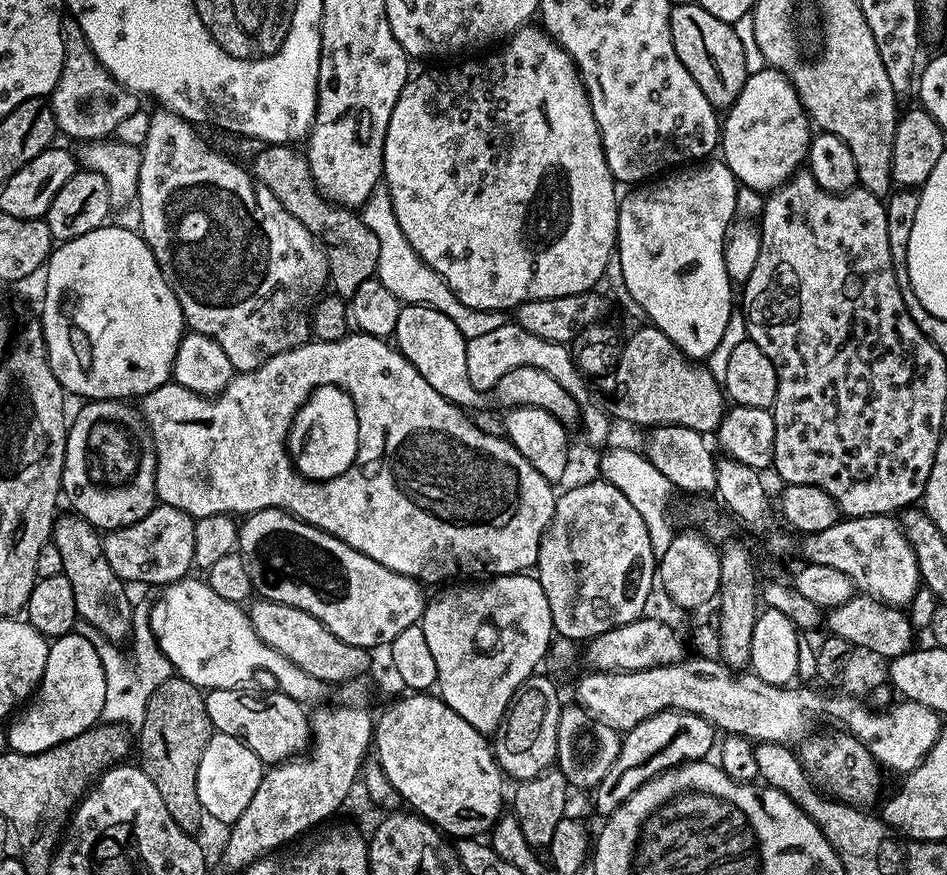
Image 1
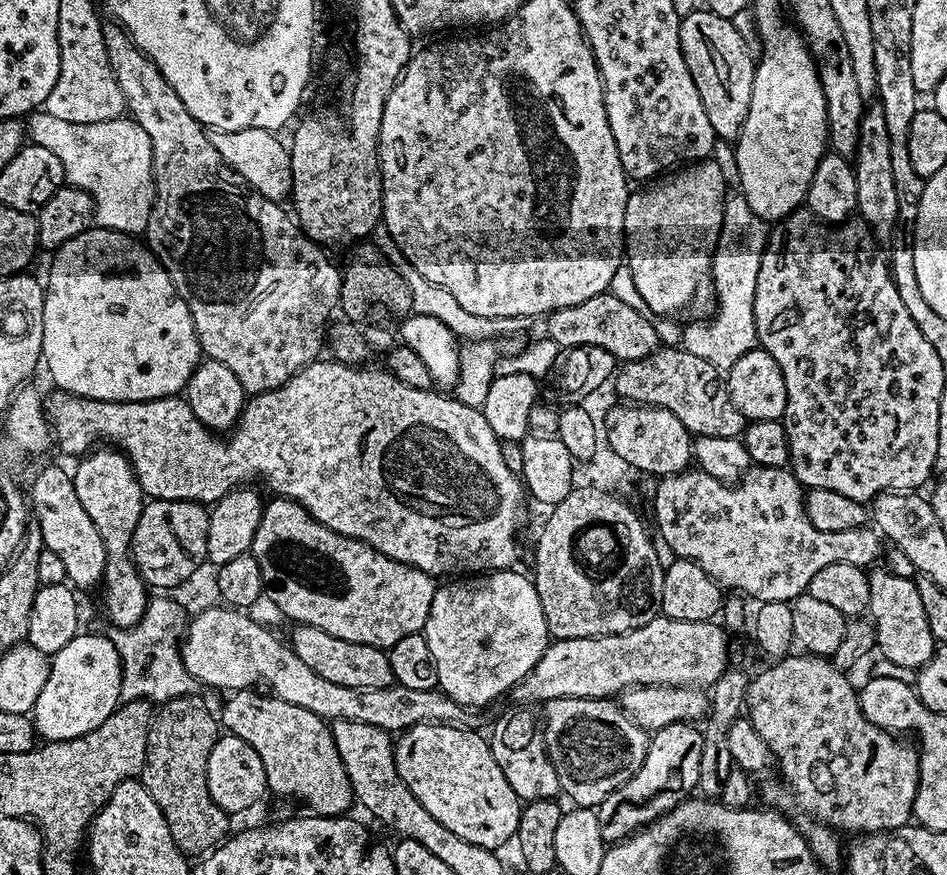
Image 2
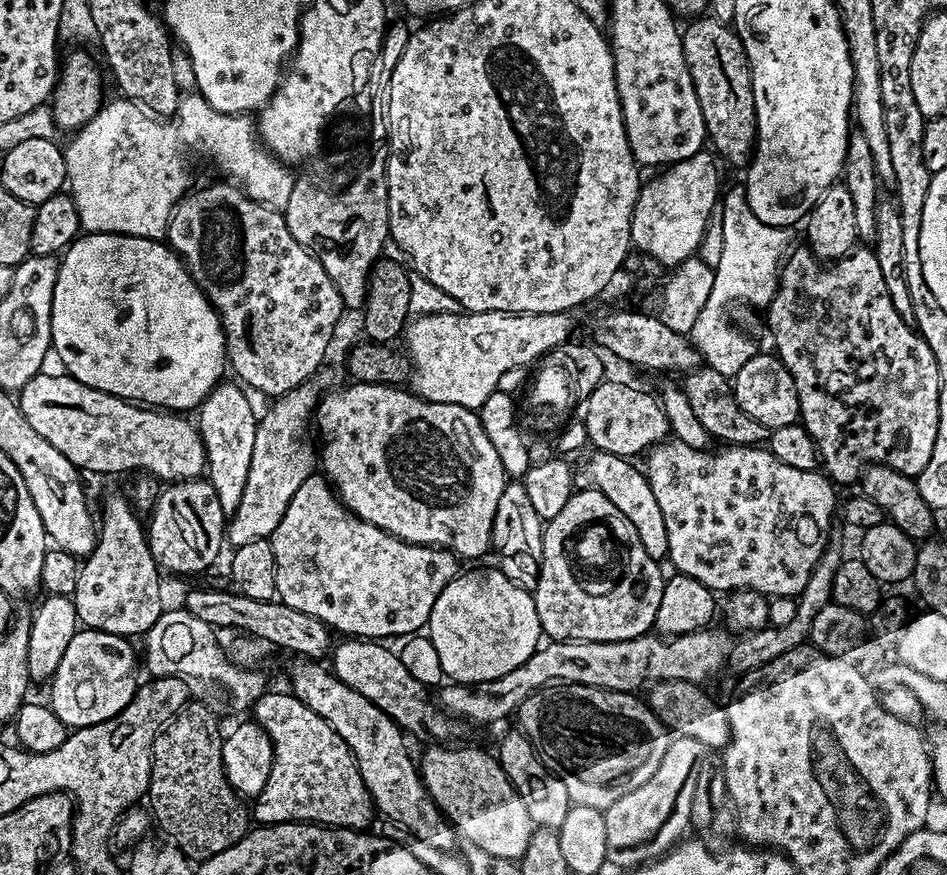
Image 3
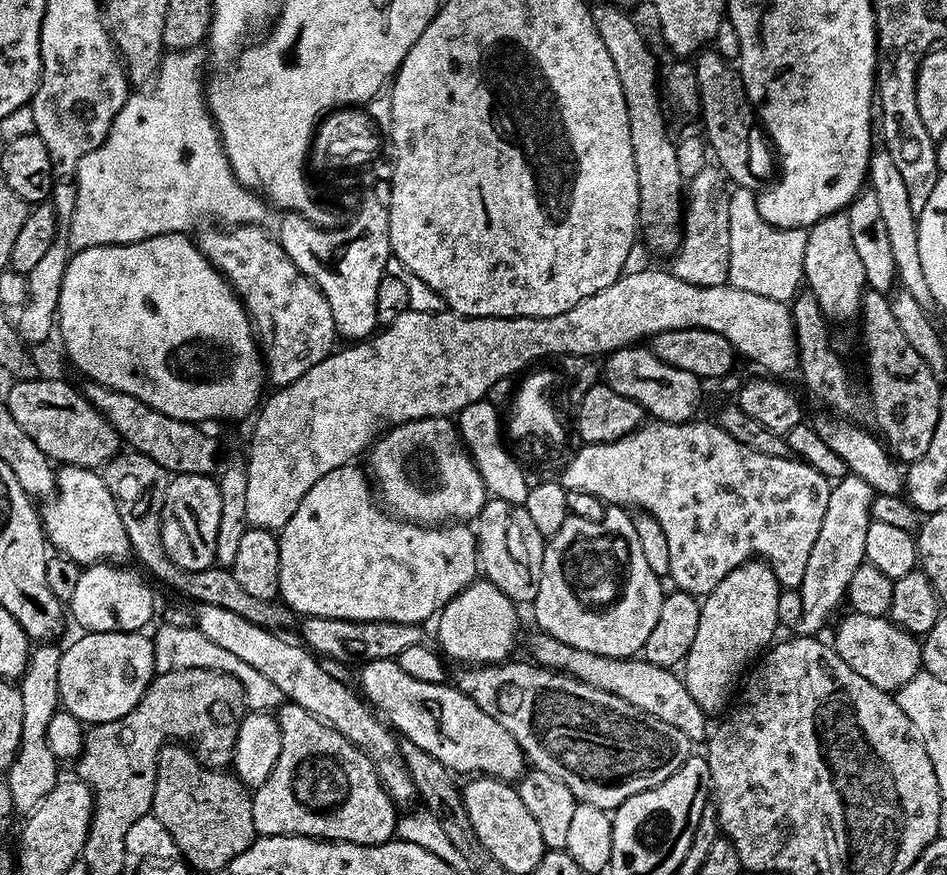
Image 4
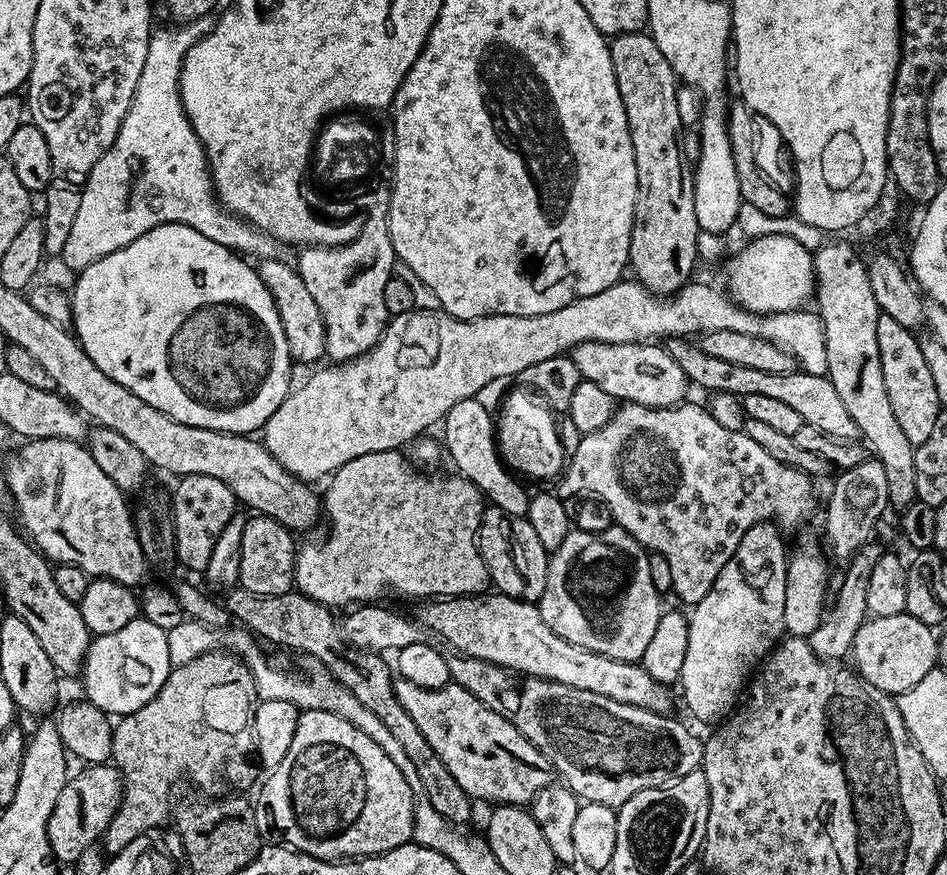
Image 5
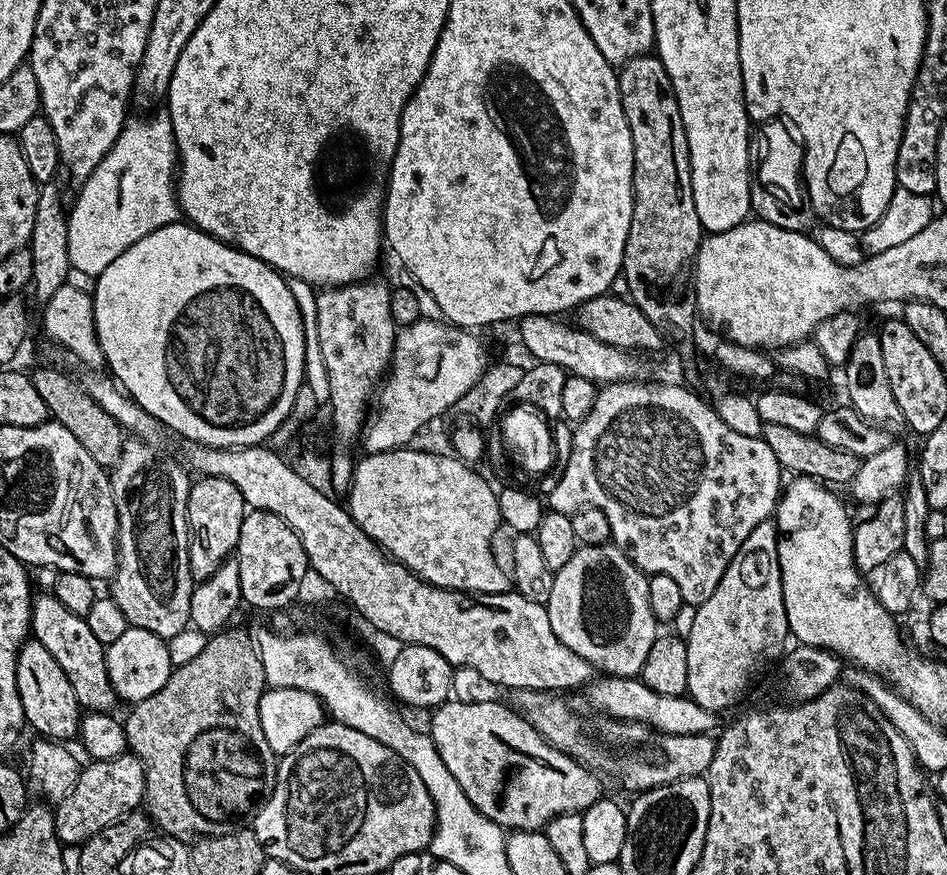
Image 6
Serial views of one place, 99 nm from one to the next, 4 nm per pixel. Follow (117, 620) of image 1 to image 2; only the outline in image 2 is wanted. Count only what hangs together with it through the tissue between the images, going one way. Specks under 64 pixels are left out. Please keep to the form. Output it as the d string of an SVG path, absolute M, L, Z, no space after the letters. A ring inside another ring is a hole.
M60 468L42 469L32 480L30 508L34 513L34 524L40 533L43 547L54 550L54 554L58 554L58 558L62 558L66 566L67 583L77 589L92 588L95 584L97 587L104 579L108 551L104 549L98 526L90 522L90 514L86 514L86 506L82 506L74 490L72 476Z

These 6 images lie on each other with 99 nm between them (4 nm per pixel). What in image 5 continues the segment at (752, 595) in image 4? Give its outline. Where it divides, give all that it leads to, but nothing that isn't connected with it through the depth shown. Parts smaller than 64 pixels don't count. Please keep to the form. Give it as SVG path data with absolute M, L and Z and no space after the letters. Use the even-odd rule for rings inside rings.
M764 520L761 523L756 523L750 530L746 530L746 534L742 536L742 540L738 544L738 550L731 556L730 562L722 568L722 573L718 574L718 578L715 579L714 586L711 587L710 592L706 594L705 598L702 598L701 602L693 605L689 613L688 629L690 630L690 635L687 642L685 661L682 664L682 674L678 684L679 687L682 686L682 694L689 712L704 724L719 723L735 709L736 703L739 701L751 674L763 661L764 657L775 648L787 631L785 626L785 600L786 582L788 581L788 553L786 554L782 538L784 538L783 533L775 521Z

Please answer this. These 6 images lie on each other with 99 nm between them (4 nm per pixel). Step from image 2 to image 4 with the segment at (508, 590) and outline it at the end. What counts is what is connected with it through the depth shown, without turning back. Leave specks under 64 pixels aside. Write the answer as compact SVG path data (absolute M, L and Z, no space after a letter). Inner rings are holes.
M485 578L477 579L440 610L436 620L439 649L460 664L503 663L512 654L516 640L517 610L517 605L495 584Z

